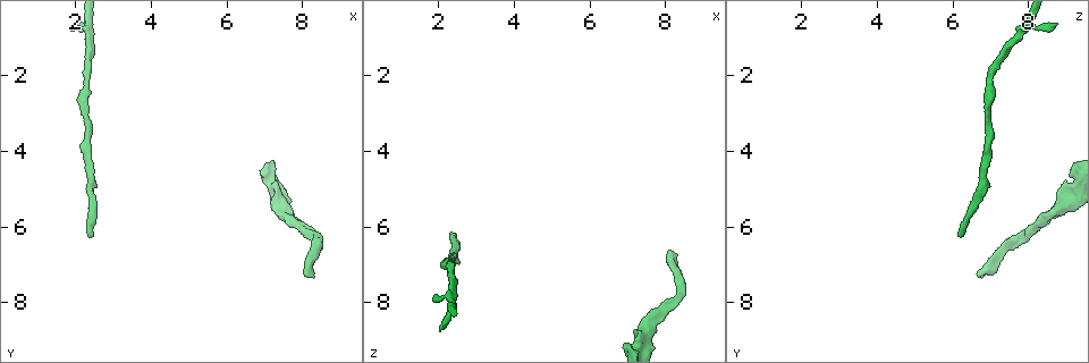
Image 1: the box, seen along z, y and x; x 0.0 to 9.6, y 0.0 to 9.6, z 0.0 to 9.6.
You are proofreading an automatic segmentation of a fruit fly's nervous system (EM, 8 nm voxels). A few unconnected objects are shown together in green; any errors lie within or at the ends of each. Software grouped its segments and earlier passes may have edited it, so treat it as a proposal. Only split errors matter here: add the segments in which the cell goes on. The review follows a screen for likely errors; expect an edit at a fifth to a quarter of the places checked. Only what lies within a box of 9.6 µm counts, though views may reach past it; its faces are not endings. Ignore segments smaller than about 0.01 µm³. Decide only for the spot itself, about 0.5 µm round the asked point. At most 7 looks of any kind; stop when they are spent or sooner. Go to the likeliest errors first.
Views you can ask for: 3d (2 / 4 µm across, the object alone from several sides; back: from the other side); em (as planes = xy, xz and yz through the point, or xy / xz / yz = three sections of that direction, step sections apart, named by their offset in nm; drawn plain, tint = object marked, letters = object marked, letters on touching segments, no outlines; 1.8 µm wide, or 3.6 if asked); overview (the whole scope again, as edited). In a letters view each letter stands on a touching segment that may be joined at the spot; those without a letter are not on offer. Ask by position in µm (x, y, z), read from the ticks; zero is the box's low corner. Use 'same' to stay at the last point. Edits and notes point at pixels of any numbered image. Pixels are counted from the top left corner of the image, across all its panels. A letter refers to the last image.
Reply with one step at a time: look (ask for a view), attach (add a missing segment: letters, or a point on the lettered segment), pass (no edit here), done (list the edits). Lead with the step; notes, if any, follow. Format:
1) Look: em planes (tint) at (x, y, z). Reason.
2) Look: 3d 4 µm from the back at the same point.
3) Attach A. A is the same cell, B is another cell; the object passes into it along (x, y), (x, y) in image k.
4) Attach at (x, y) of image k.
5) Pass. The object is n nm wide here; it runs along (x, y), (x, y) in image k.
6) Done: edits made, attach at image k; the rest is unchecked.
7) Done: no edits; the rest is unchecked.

Look: 3d 2 µm at (8.30, 7.30, 6.70). Branch stops here.

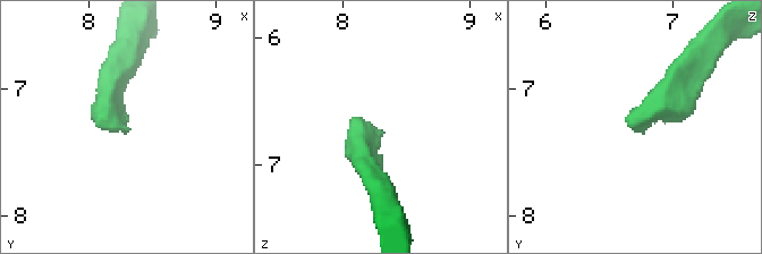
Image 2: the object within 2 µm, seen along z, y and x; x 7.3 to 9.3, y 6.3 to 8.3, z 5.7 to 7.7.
Look: em planes (letters) at (8.30, 7.32, 6.72). Now the EM.

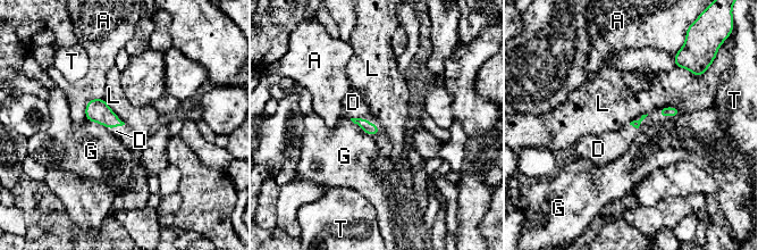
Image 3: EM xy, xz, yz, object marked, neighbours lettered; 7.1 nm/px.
Attach D. D is the same cell, A, G, L and T are other cells; the object passes into it along (368, 127), (360, 118), (353, 102) in image 3; the cell continues.

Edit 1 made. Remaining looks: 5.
Look: em planes (letters) at (2.45, 6.25, 6.15).

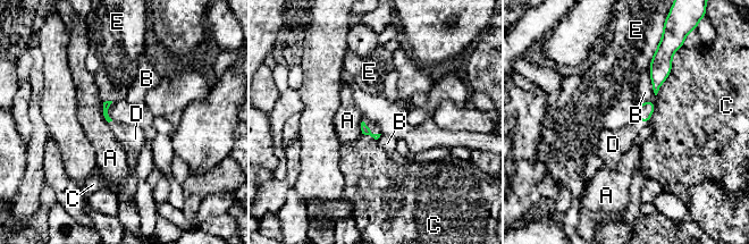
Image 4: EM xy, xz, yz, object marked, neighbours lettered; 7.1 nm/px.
Attach D. The longest contact is with C, 320 nm; D is the same cell, A, B, C and E are other cells; the object passes into it along (364, 128), (370, 131), (373, 128) in image 4; the cell continues.

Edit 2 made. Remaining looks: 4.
Look: overview. Redraw.

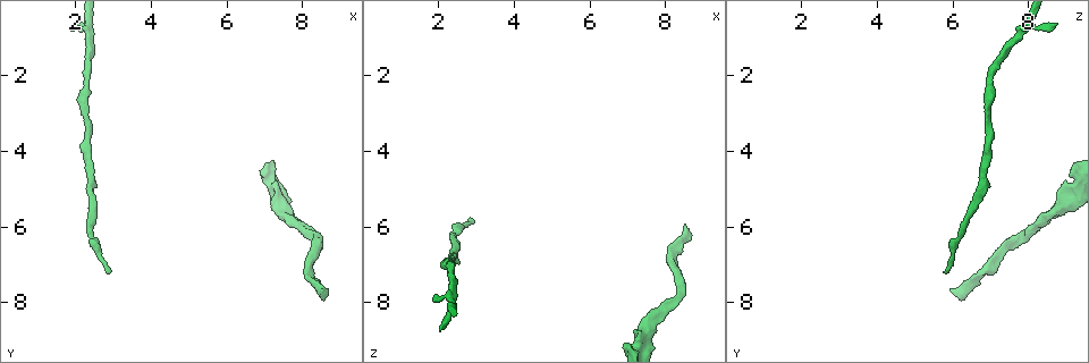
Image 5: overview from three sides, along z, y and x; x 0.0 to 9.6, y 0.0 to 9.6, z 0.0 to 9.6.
Look: 3d 4 µm at (1.80, 0.75, 7.85). Free end.

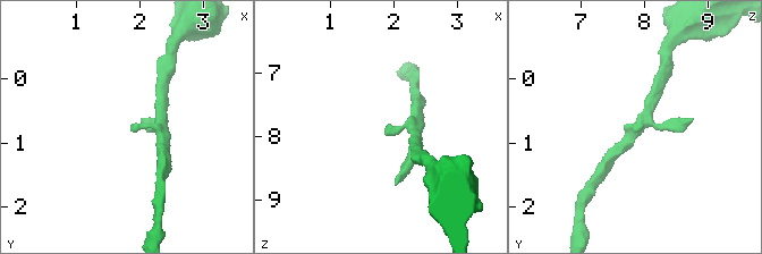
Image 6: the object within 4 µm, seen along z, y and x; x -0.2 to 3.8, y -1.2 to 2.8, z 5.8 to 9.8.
Look: em planes (letters) at (1.85, 0.80, 7.85). 3 arms meet here; shape alone is not enough.

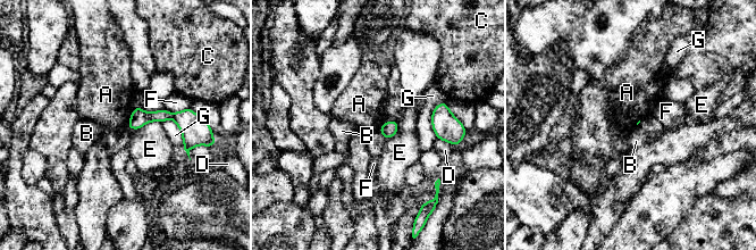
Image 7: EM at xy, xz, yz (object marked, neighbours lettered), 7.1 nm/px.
Pass. A, B, C, D, E, F and G are other cells; a border runs along (134, 106), (126, 126) in image 7; none of them fits.

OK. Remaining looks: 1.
Done: edits made, attach at image 3, attach at image 4; the rest is unchecked.

